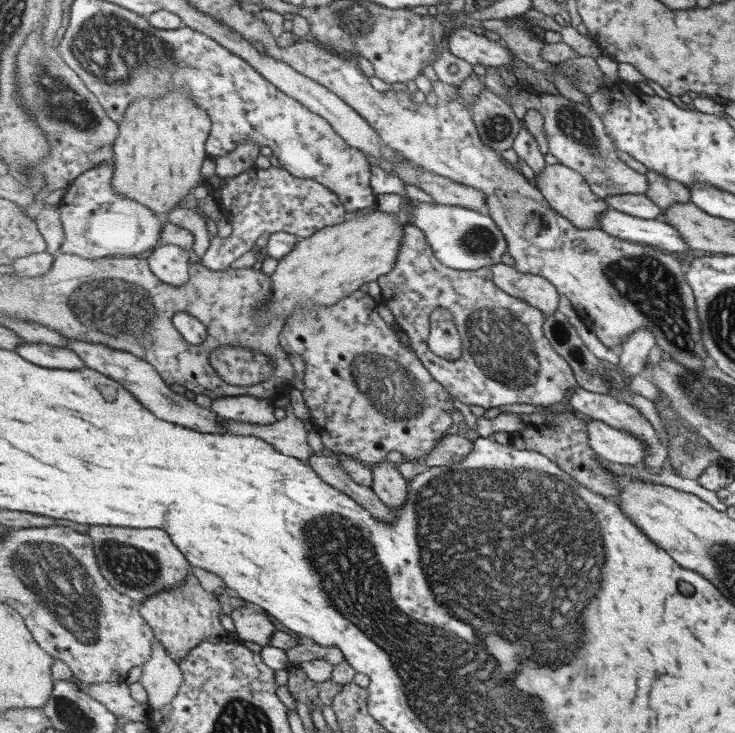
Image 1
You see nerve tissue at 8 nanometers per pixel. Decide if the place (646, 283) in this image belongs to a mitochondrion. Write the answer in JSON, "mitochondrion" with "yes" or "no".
{"mitochondrion":"yes"}

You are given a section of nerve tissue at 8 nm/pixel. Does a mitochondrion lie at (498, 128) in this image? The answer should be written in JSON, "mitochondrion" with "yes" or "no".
{"mitochondrion":"yes"}

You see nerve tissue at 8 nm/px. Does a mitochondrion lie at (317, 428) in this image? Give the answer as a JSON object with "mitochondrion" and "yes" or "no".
{"mitochondrion":"no"}

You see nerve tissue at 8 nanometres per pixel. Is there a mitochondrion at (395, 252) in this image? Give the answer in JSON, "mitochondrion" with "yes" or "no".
{"mitochondrion":"no"}

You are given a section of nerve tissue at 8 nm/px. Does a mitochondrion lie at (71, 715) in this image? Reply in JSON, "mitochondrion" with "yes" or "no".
{"mitochondrion":"yes"}

